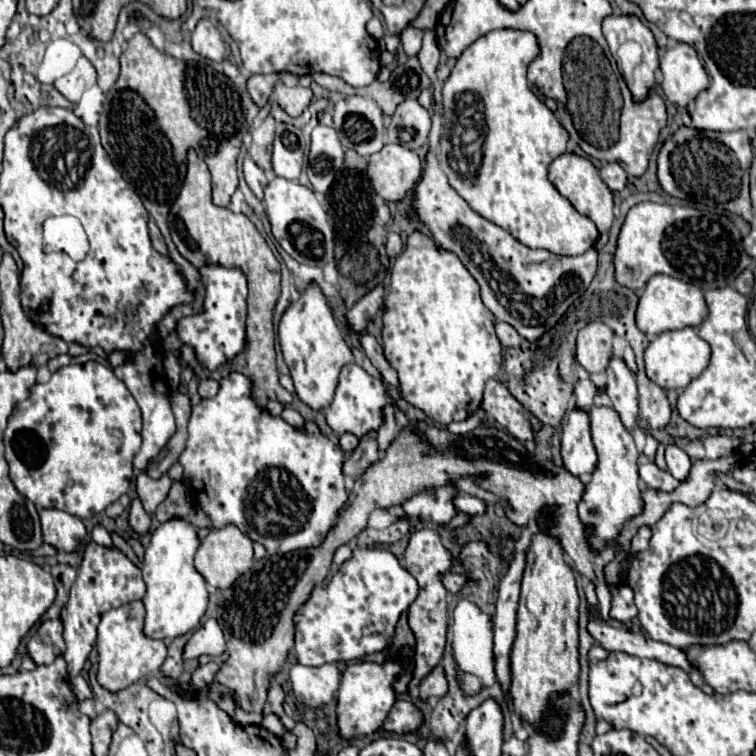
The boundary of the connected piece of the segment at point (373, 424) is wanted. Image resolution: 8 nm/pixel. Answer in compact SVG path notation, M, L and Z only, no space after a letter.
M350 362L342 368L340 372L340 380L338 380L338 388L336 388L336 396L332 400L332 404L324 410L326 414L326 422L328 426L336 432L336 434L344 434L344 432L352 432L358 438L362 438L368 430L378 430L378 426L382 424L382 408L386 404L394 404L392 398L386 394L384 382L380 378L372 378L366 370L362 370L358 364Z

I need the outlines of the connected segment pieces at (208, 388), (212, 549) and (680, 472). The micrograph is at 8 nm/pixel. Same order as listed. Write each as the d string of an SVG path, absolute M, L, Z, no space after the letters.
M208 378L208 380L200 382L200 396L202 398L212 398L212 396L218 394L218 390L220 390L220 382L218 380Z
M224 526L220 530L212 530L200 544L196 558L194 558L194 566L200 572L200 576L206 580L206 584L218 588L218 590L226 590L230 588L236 578L240 574L244 574L250 566L252 566L252 540L242 534L236 526Z
M670 444L670 446L666 446L666 466L668 466L668 472L676 480L684 482L688 478L692 460L688 458L688 454L682 448L678 448L676 444Z

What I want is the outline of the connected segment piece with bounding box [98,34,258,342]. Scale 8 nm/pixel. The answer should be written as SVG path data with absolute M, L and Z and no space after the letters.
M136 34L128 40L126 50L120 56L120 66L120 78L108 90L104 110L100 114L98 132L102 146L128 186L136 190L148 214L156 220L172 260L182 266L190 288L196 292L194 304L172 308L170 314L158 324L154 340L162 342L176 330L180 318L200 314L200 310L204 310L204 284L200 272L176 252L168 230L168 214L186 176L186 154L190 148L194 148L196 154L208 164L212 188L216 190L216 206L228 208L230 198L238 188L236 158L242 138L248 130L248 120L258 114L258 108L252 106L246 90L238 90L210 64L192 62L188 66L188 62L158 52L144 34Z

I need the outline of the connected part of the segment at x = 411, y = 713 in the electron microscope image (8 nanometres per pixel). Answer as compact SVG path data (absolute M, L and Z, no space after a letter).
M396 700L382 728L392 734L412 734L422 726L422 722L424 722L424 714L420 708L416 708L412 702Z

